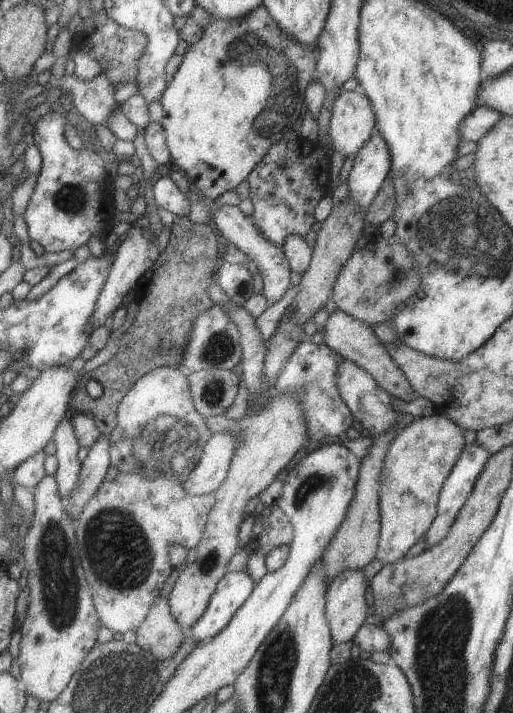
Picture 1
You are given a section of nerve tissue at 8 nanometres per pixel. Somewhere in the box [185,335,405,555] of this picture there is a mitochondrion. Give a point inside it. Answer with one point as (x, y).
(312, 484)

